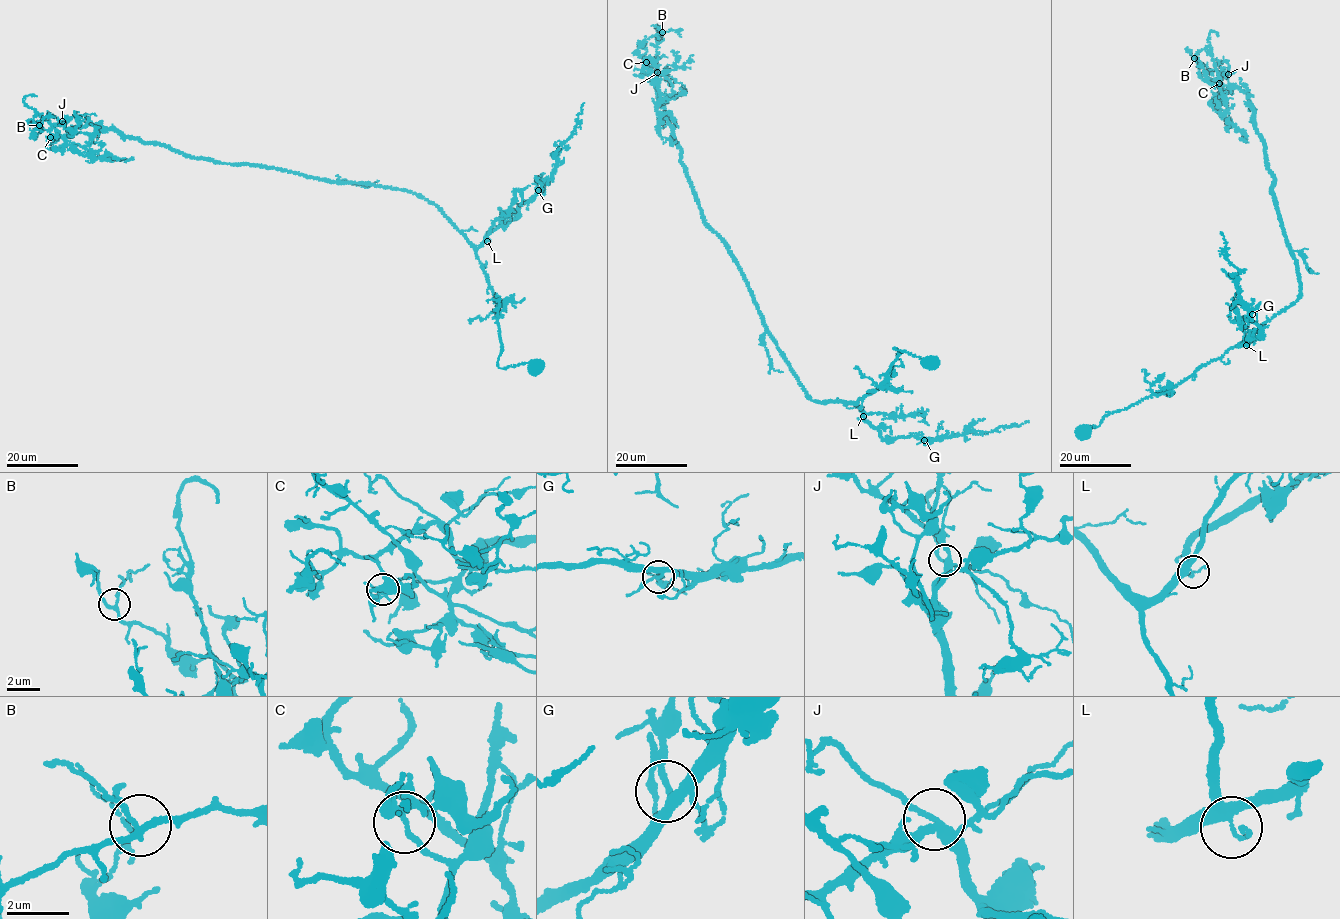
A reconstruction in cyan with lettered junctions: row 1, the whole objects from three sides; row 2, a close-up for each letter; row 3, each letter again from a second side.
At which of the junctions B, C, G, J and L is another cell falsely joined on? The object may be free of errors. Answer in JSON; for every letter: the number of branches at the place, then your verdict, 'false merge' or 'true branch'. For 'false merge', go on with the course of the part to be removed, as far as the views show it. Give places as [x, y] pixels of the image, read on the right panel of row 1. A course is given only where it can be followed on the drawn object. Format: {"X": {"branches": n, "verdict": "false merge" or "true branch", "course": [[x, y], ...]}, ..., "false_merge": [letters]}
{"B": {"branches": 4, "verdict": "true branch"}, "C": {"branches": 4, "verdict": "false merge", "course": [[1219, 83], [1231, 122], [1246, 137], [1243, 140], [1240, 137]]}, "G": {"branches": 4, "verdict": "true branch"}, "J": {"branches": 4, "verdict": "true branch"}, "L": {"branches": 4, "verdict": "true branch"}, "false_merge": ["C"]}

